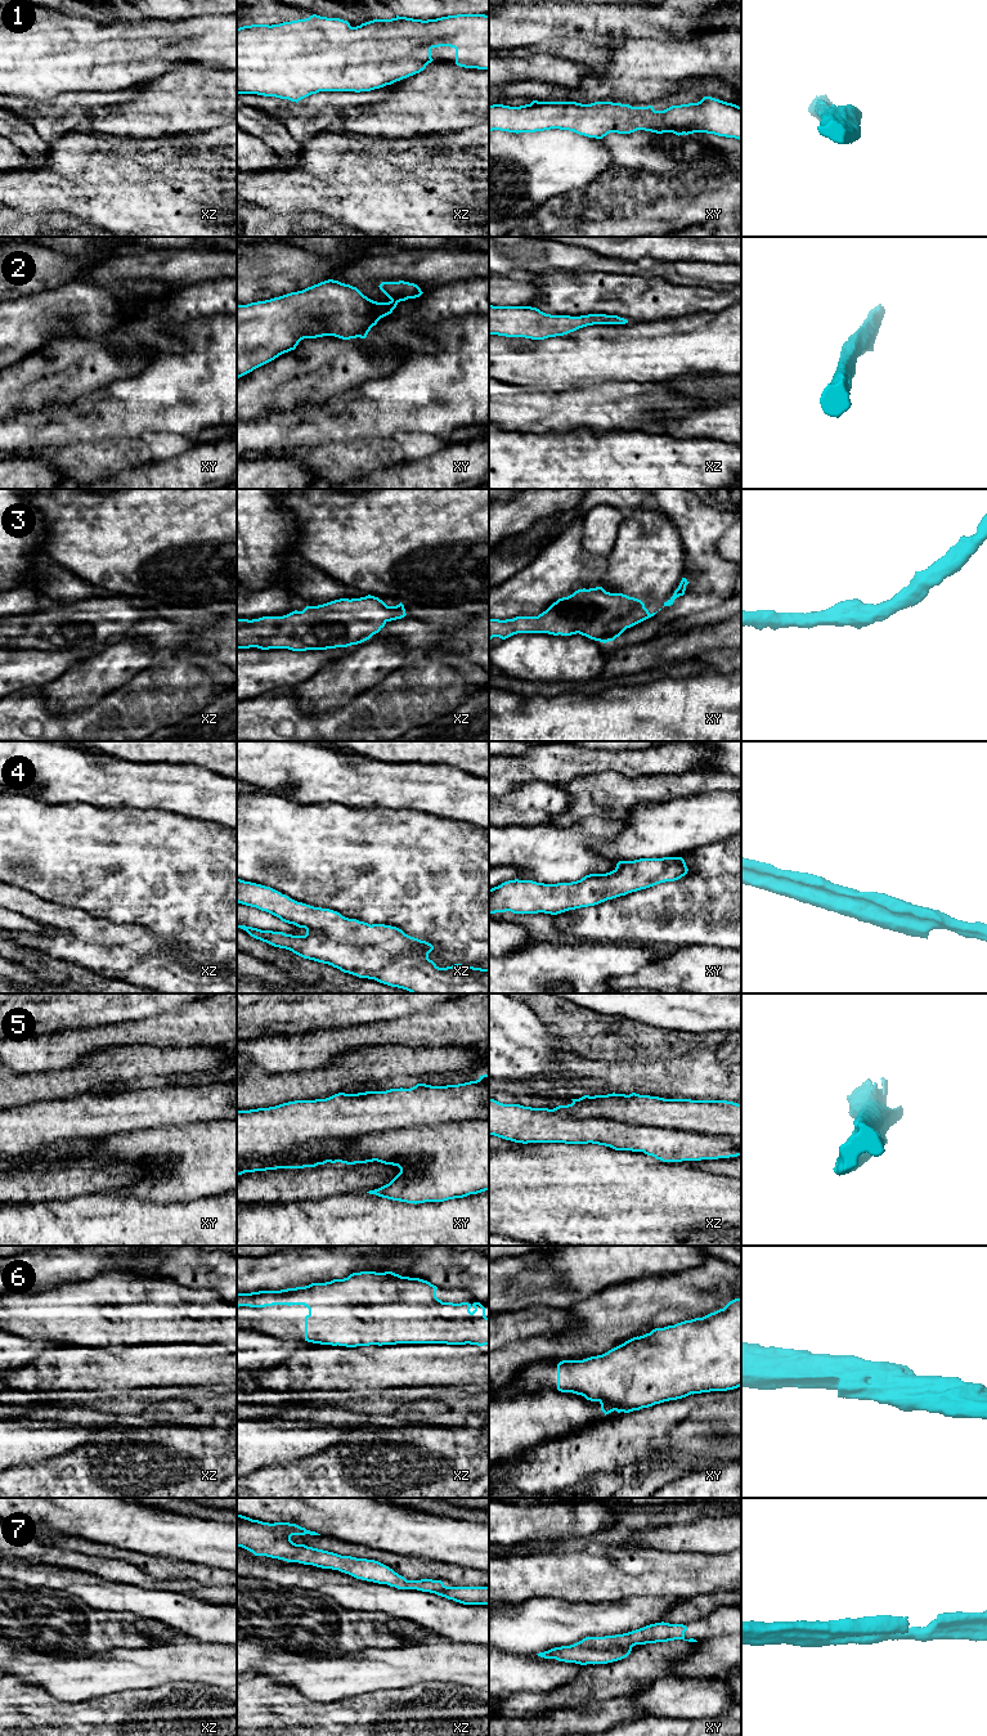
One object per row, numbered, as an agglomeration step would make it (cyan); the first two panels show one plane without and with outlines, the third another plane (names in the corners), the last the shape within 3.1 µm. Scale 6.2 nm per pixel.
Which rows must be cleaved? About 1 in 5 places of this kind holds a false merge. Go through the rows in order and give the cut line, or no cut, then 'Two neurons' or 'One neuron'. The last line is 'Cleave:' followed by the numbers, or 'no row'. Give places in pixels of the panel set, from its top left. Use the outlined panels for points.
1: No split. One neuron
2: No split. One neuron
3: No split. One neuron
4: No split. One neuron
5: Split along xy (488, 1120), (309, 1139), (295, 1152). Two neurons
6: No split. One neuron
7: No split. One neuron
Cleave: 5

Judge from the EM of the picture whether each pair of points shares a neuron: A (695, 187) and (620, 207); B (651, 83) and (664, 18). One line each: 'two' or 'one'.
A: one
B: two

